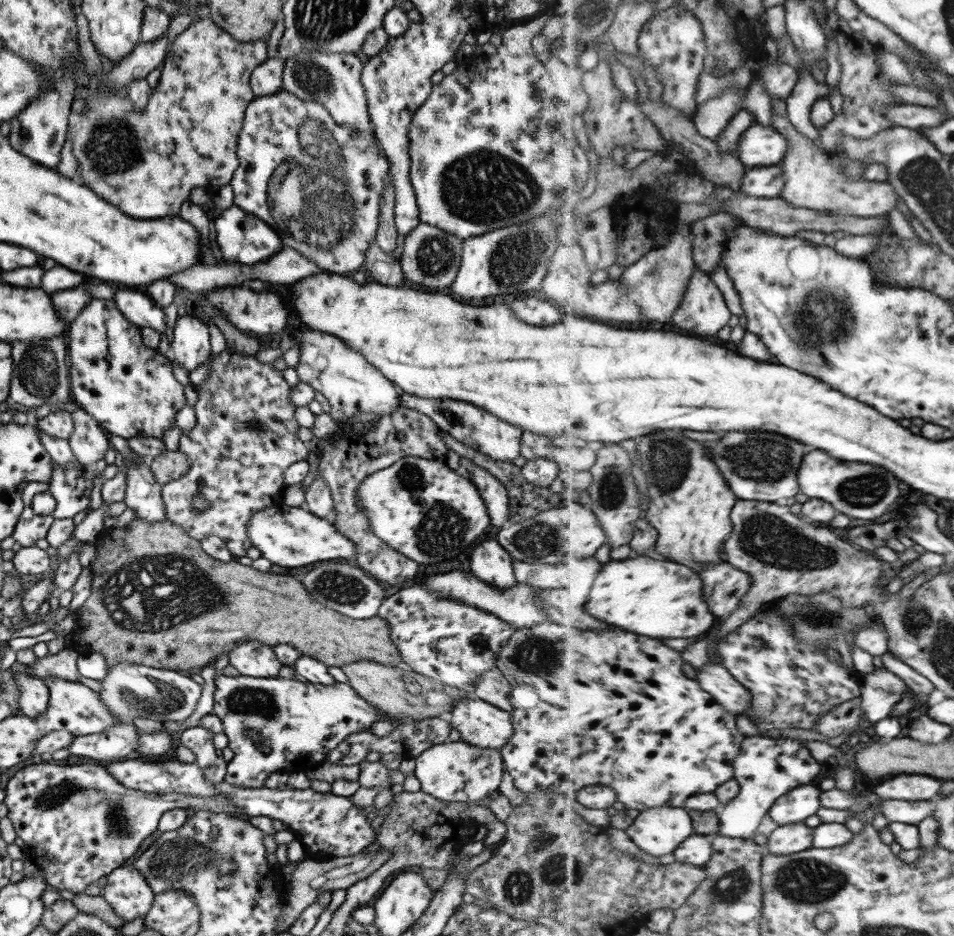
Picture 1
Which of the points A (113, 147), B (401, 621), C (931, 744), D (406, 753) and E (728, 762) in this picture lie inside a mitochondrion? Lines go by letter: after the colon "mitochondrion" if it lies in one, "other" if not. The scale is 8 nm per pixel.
A: mitochondrion
B: other
C: other
D: other
E: other

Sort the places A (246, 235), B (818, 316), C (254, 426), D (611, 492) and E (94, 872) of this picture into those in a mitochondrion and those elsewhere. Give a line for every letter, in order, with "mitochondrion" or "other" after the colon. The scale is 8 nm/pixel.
A: other
B: mitochondrion
C: mitochondrion
D: mitochondrion
E: other

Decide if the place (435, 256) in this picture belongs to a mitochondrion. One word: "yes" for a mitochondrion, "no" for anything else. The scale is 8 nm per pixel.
yes

